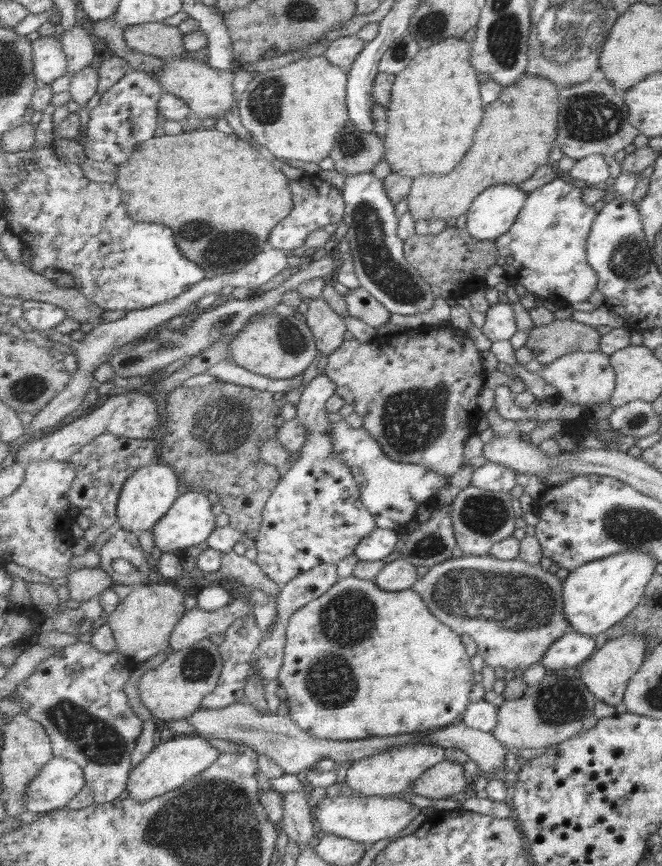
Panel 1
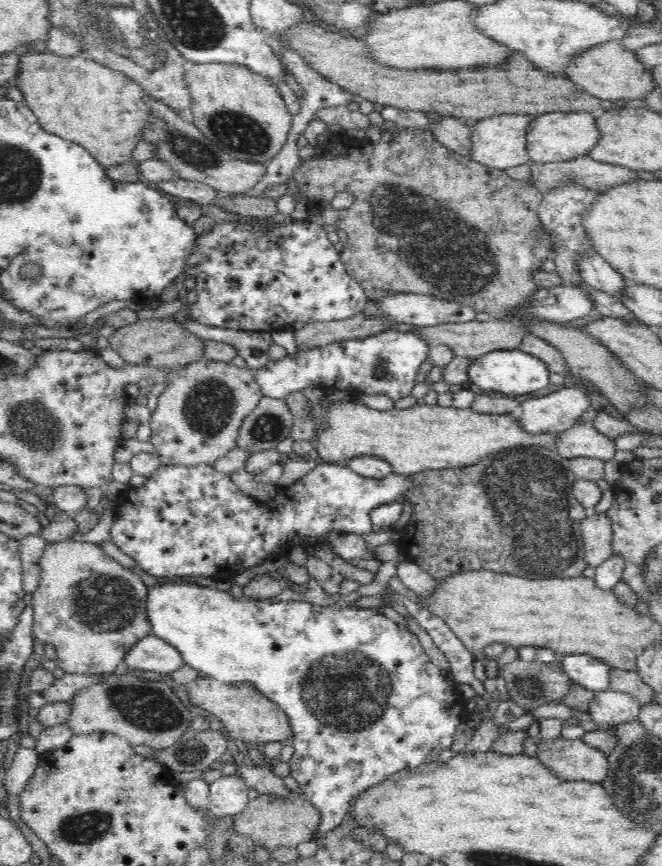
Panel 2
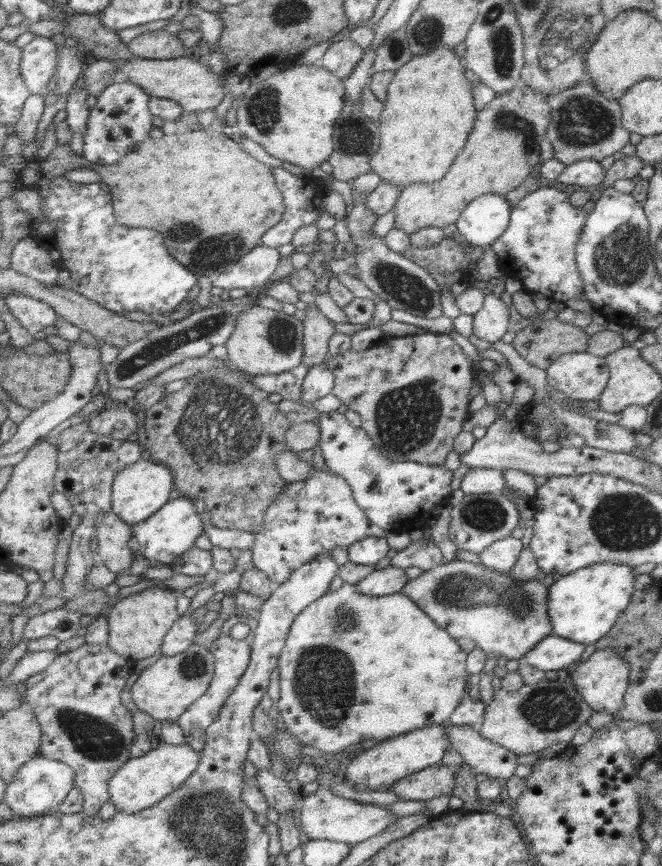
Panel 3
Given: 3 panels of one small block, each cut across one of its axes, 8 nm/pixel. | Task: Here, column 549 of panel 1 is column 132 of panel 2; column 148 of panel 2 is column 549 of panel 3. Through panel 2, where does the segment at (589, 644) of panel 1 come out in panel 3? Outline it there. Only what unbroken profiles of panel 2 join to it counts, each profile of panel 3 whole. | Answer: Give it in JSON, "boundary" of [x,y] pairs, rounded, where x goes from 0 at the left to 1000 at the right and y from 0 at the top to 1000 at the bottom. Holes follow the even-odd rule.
{"boundary":[[[832,733],[802,753],[796,753],[795,764],[817,775],[864,773],[875,767],[884,746],[869,740]]]}

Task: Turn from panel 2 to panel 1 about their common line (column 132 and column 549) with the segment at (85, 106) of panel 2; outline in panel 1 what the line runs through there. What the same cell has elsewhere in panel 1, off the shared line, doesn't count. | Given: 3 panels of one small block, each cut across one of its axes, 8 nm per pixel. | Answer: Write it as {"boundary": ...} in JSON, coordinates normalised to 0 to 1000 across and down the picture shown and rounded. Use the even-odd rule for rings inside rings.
{"boundary":[[[792,85],[778,98],[766,99],[755,112],[736,122],[736,132],[724,145],[718,157],[718,169],[705,176],[693,192],[675,202],[645,201],[625,208],[621,223],[616,226],[616,244],[624,246],[627,258],[651,253],[666,255],[680,252],[690,253],[702,248],[715,238],[719,229],[736,218],[757,214],[784,214],[795,210],[814,194],[834,189],[829,184],[832,171],[844,167],[844,112],[849,102],[828,90],[805,85]]]}

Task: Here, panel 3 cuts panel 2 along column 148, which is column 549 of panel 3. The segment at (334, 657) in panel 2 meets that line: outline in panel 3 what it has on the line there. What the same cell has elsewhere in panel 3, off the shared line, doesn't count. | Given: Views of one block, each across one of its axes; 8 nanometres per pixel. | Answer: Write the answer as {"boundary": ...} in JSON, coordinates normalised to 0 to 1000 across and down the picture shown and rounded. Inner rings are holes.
{"boundary":[[[905,650],[849,664],[835,672],[828,681],[828,692],[837,733],[881,745],[899,745],[915,736],[956,694],[964,666],[956,655],[949,651]]]}

